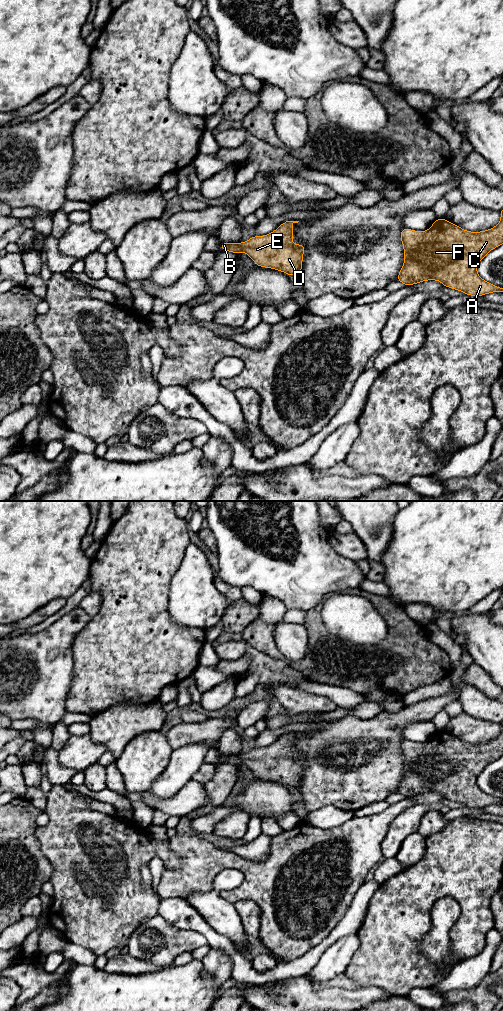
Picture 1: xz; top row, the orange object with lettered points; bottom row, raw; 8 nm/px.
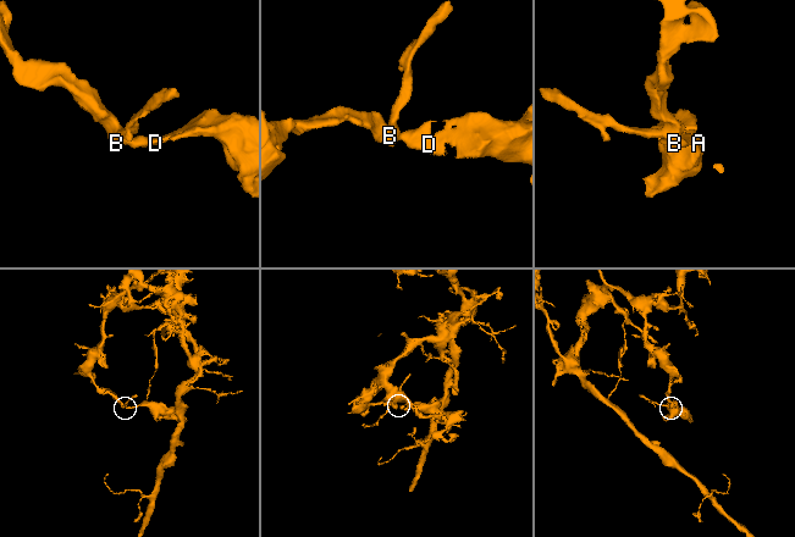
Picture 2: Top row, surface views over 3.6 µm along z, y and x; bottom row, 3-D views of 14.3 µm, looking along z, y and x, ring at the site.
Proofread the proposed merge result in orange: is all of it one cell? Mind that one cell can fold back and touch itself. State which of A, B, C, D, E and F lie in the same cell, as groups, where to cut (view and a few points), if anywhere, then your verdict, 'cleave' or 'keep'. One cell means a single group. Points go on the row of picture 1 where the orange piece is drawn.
A B C D E F; no cut; keep

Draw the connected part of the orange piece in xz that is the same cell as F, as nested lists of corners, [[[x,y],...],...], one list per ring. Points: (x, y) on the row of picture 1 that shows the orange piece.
[[[503,209],[500,215],[500,222],[497,226],[479,232],[464,230],[444,218],[437,218],[426,231],[402,229],[400,238],[404,250],[404,264],[396,280],[405,286],[429,280],[440,281],[444,287],[462,291],[469,296],[503,292],[503,288],[485,281],[477,273],[480,261],[491,250],[503,245]]]

